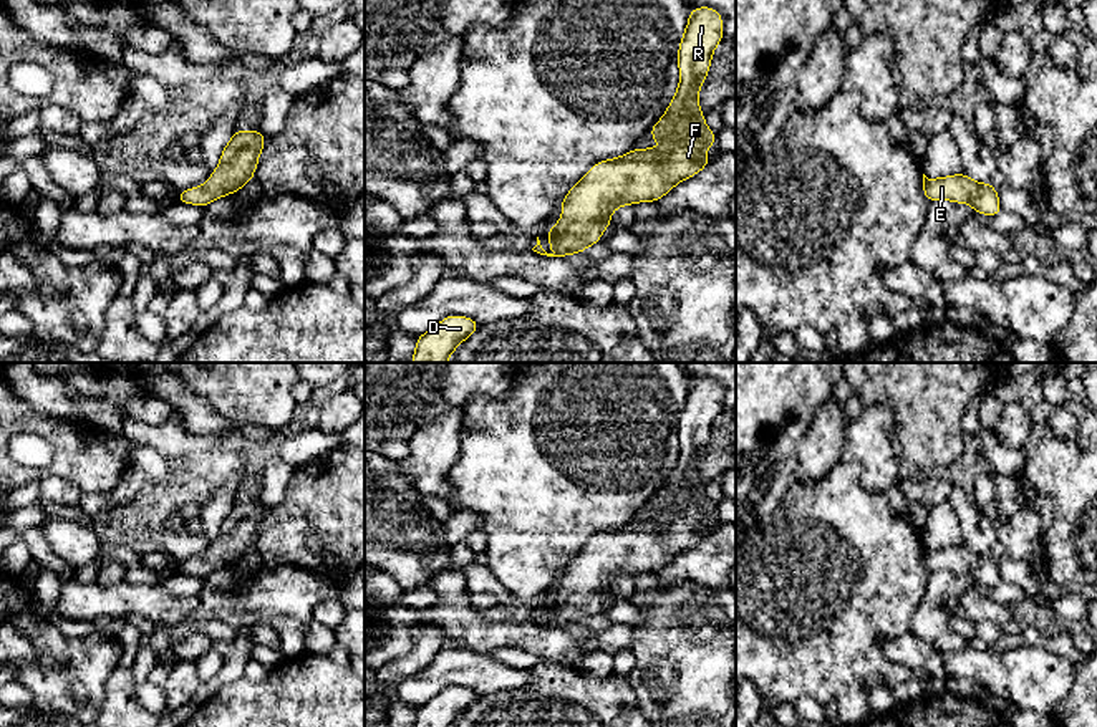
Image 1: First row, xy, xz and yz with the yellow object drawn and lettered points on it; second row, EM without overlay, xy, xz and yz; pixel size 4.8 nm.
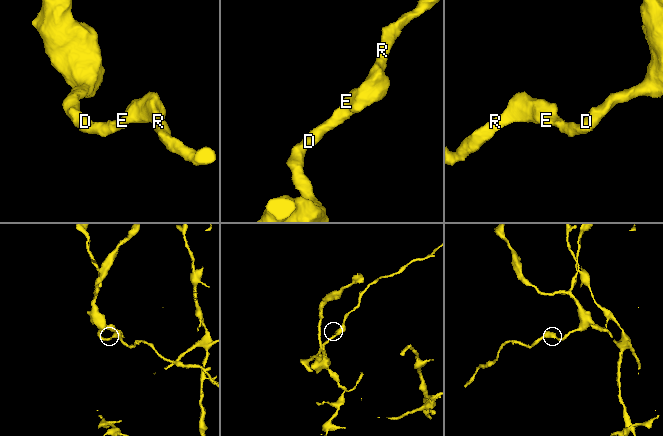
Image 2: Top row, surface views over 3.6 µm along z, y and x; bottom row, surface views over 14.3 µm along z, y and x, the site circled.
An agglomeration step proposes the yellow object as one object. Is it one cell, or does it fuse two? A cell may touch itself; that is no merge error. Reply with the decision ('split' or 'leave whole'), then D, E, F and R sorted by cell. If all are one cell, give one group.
leave whole; groups D E F R

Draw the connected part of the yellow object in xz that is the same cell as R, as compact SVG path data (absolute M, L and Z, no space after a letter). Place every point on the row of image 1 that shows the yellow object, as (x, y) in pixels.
M711 7L691 8L688 26L679 41L678 68L681 79L663 118L650 129L653 141L664 141L666 149L631 149L618 159L606 159L592 166L592 169L565 195L560 209L563 217L544 235L553 243L553 252L547 253L537 237L534 252L547 257L567 257L582 253L587 247L602 242L602 230L613 227L610 214L625 205L638 202L658 202L683 179L693 177L709 164L706 146L718 144L718 134L713 134L698 106L699 88L708 76L714 48L722 41L722 17Z

